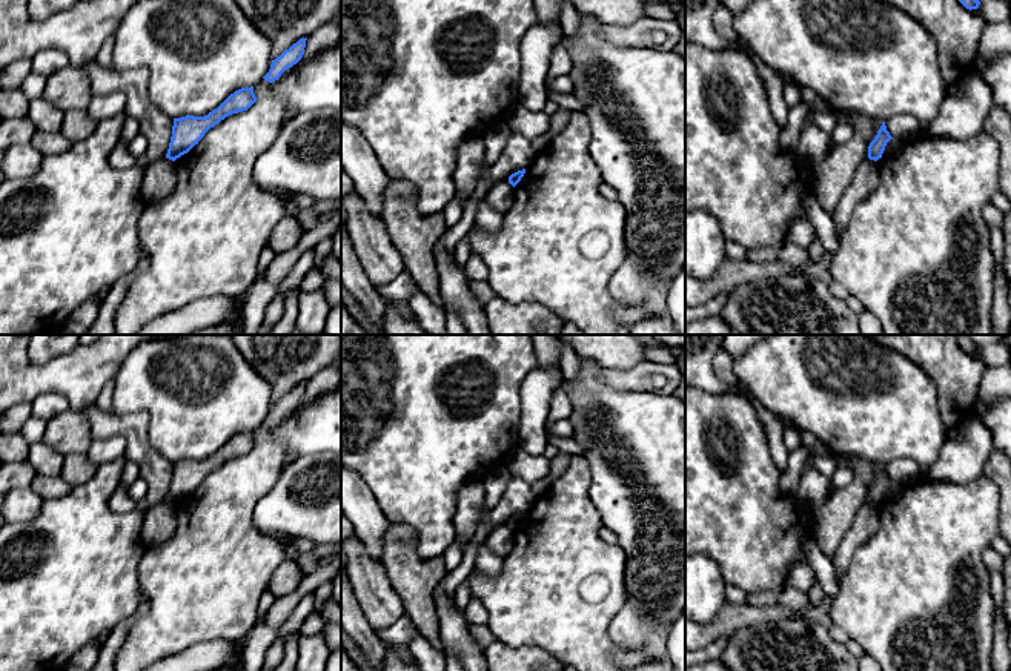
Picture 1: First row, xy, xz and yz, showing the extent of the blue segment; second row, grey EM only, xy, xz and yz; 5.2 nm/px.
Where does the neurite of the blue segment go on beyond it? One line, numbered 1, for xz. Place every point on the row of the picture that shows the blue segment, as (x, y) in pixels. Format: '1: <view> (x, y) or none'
1: none

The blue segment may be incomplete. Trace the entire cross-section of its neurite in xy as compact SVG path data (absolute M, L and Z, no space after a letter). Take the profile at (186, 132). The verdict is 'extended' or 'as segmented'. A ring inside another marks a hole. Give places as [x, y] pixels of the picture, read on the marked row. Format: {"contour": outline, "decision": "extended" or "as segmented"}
{"contour": "M254 86L241 88L204 117L186 115L174 118L172 137L166 158L175 161L181 155L187 154L195 144L198 144L210 127L232 114L247 111L255 101L257 97L254 94Z", "decision": "as segmented"}

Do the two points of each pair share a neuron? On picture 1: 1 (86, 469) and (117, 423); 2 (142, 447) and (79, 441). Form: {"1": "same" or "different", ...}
{"1": "different", "2": "different"}

